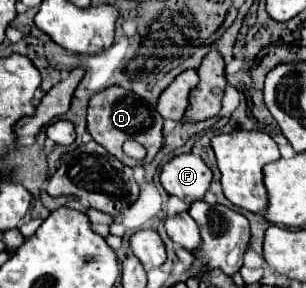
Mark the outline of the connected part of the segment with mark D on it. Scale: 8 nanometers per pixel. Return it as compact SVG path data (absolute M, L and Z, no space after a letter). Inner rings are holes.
M112 85L112 87L106 87L104 91L96 93L88 105L88 131L90 131L90 135L94 137L94 141L98 141L102 147L106 147L106 151L110 151L110 155L118 157L128 167L152 163L156 153L162 149L162 123L164 123L164 119L156 111L154 105L146 103L134 91L124 89L120 85ZM126 139L134 139L146 147L148 153L142 161L136 161L136 159L130 159L128 155L124 155L122 143Z

